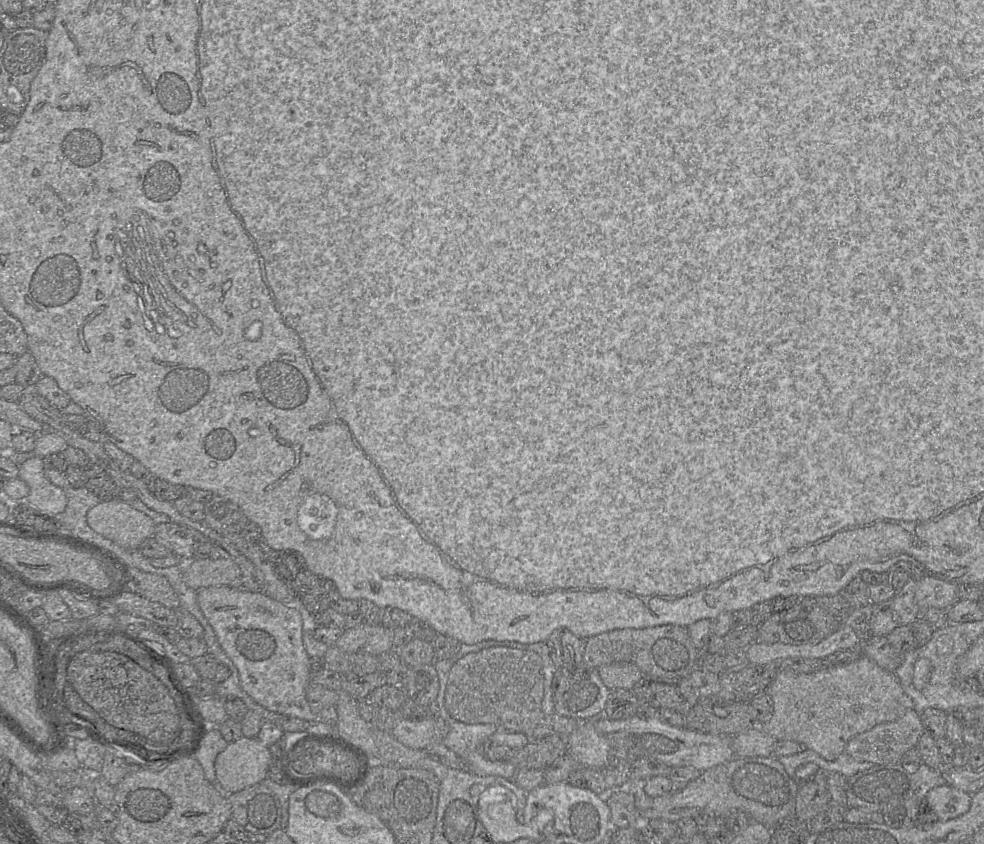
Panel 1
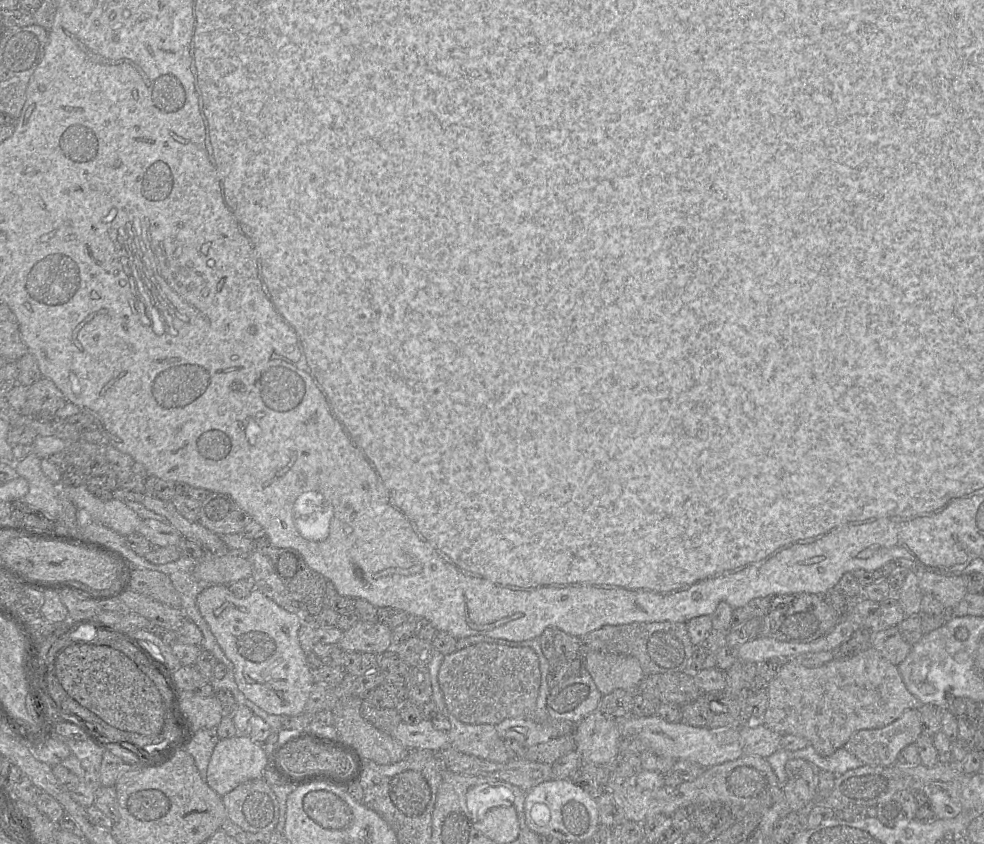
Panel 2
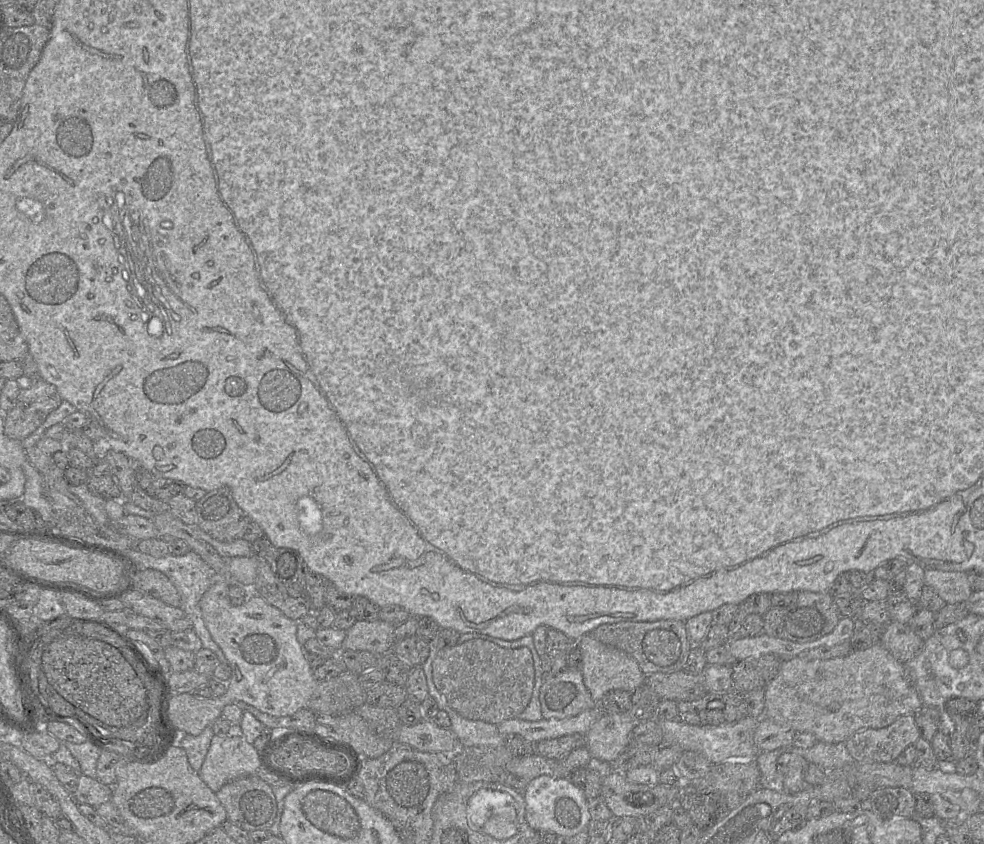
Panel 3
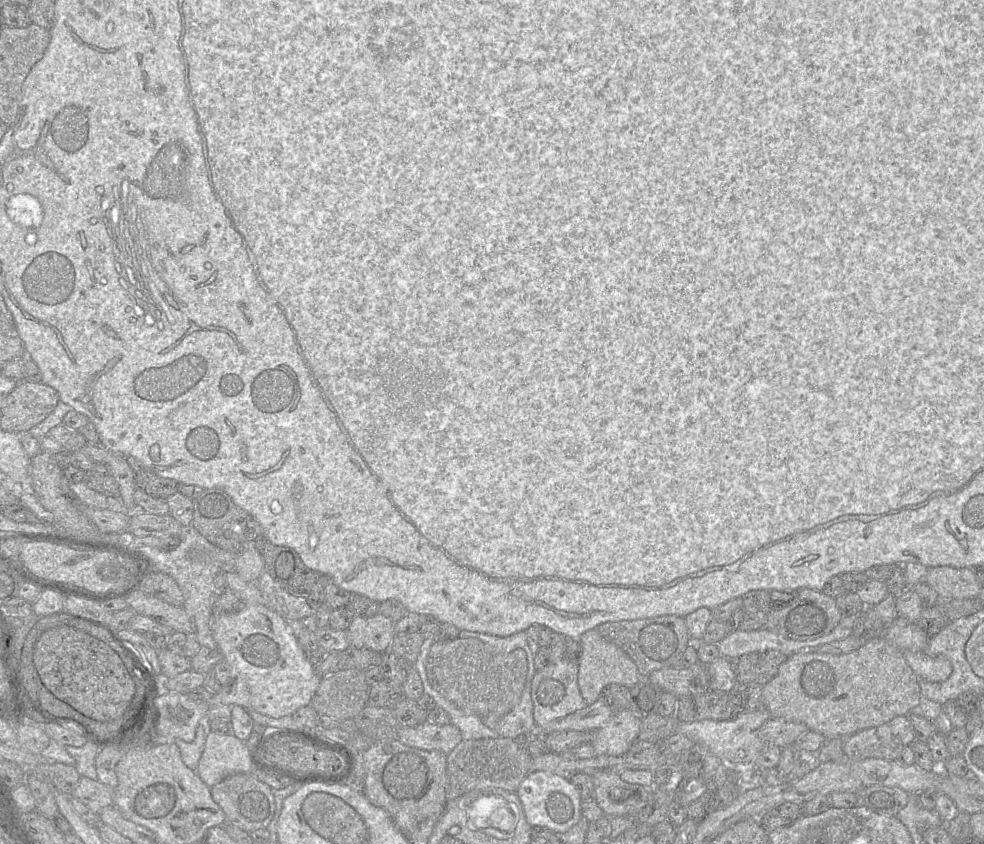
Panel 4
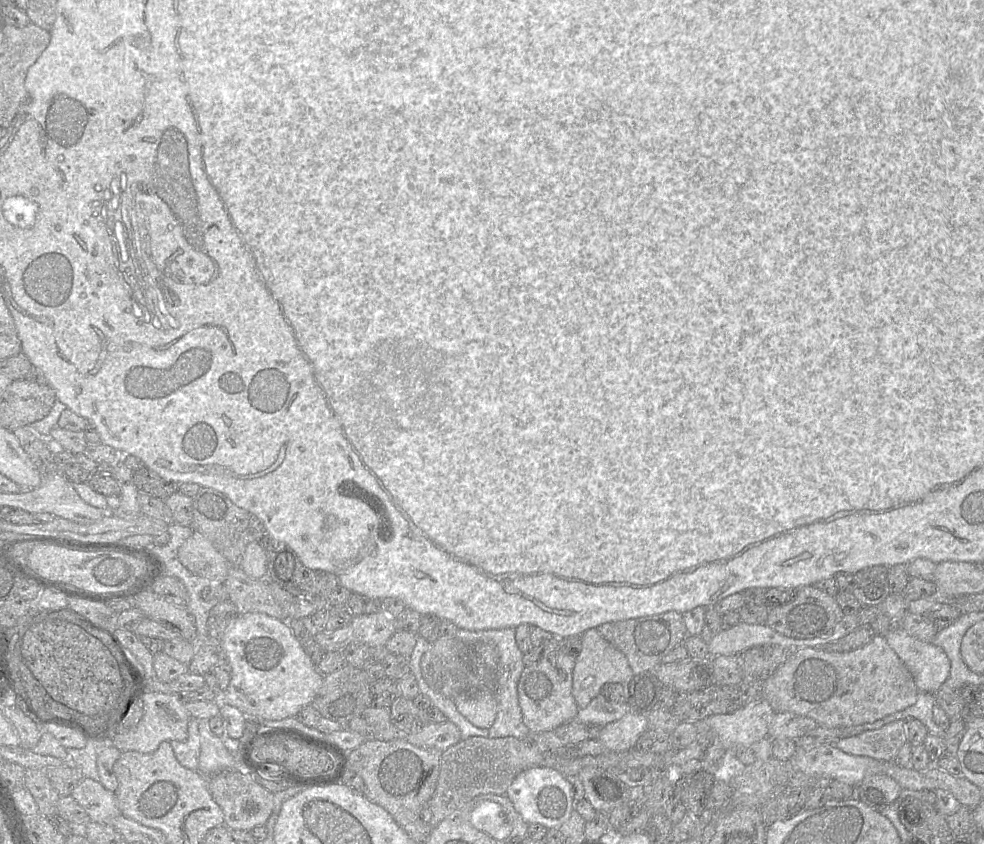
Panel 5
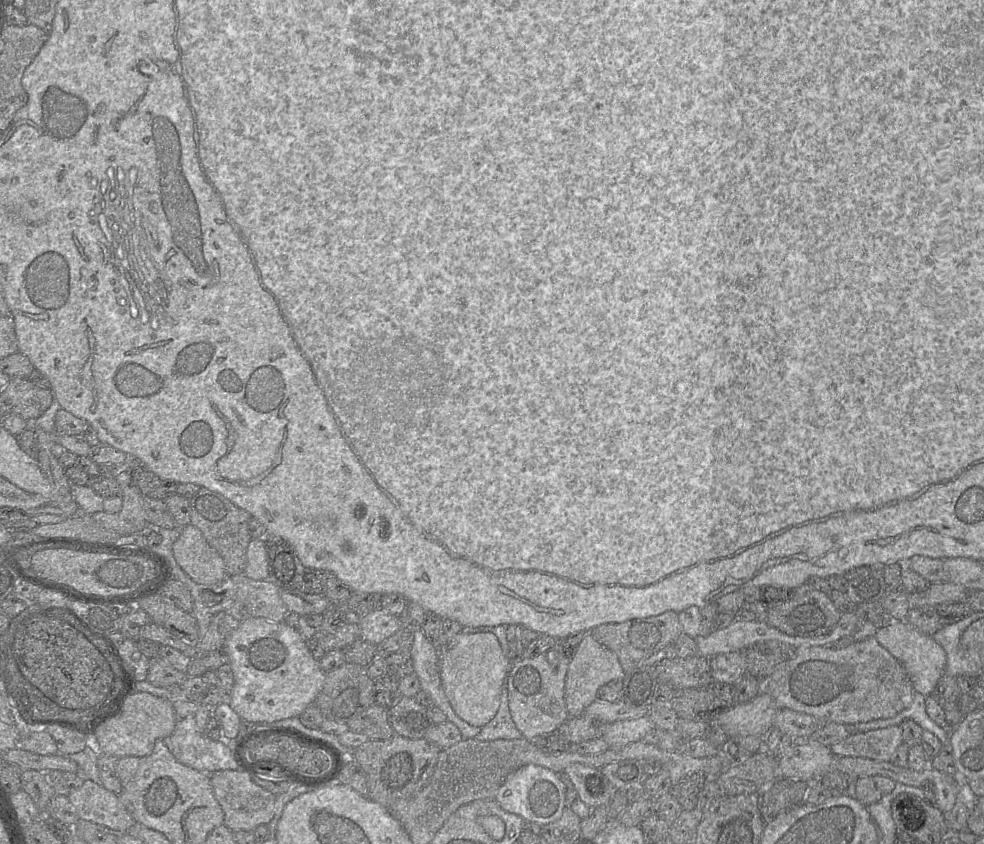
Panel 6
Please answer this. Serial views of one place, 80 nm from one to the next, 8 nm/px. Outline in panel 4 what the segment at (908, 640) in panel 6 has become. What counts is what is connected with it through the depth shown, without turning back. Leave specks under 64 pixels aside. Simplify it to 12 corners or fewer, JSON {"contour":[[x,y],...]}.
{"contour":[[903,651],[919,680],[943,682],[952,673],[944,657]]}

